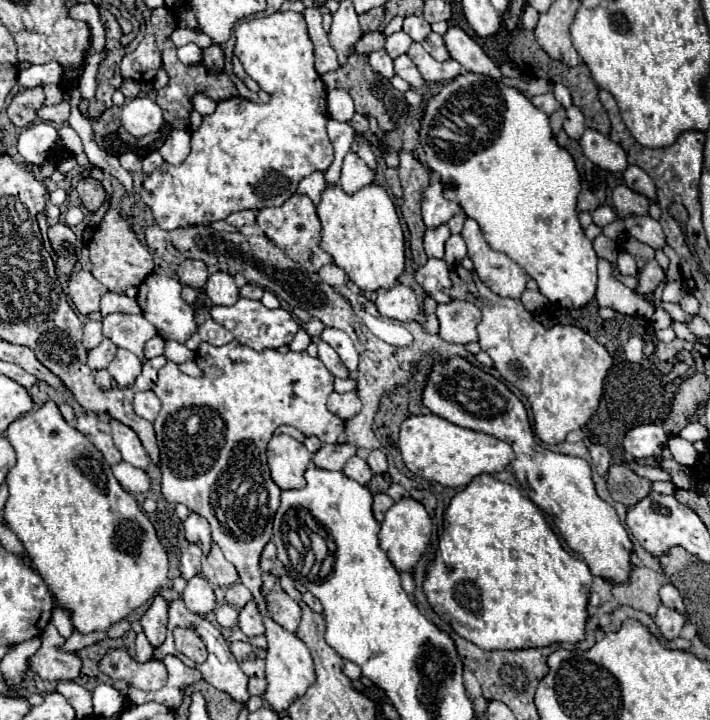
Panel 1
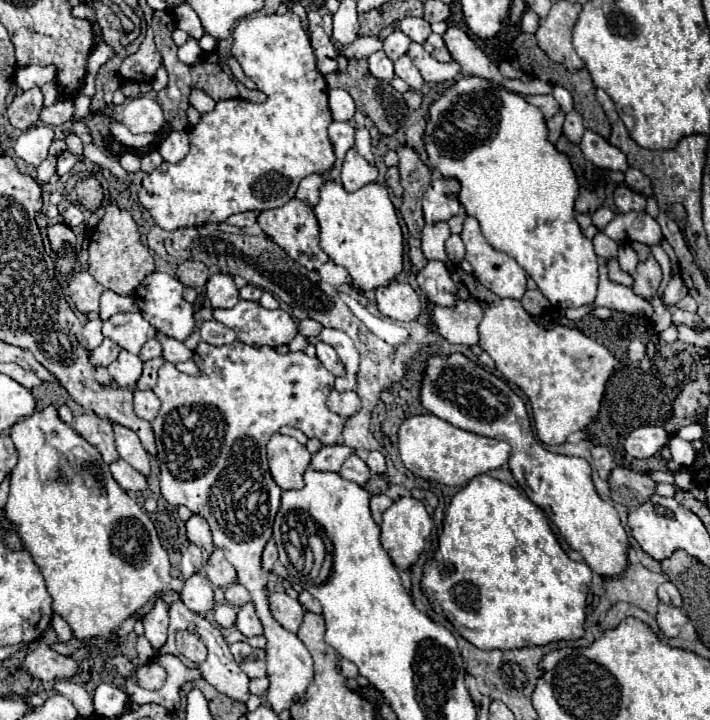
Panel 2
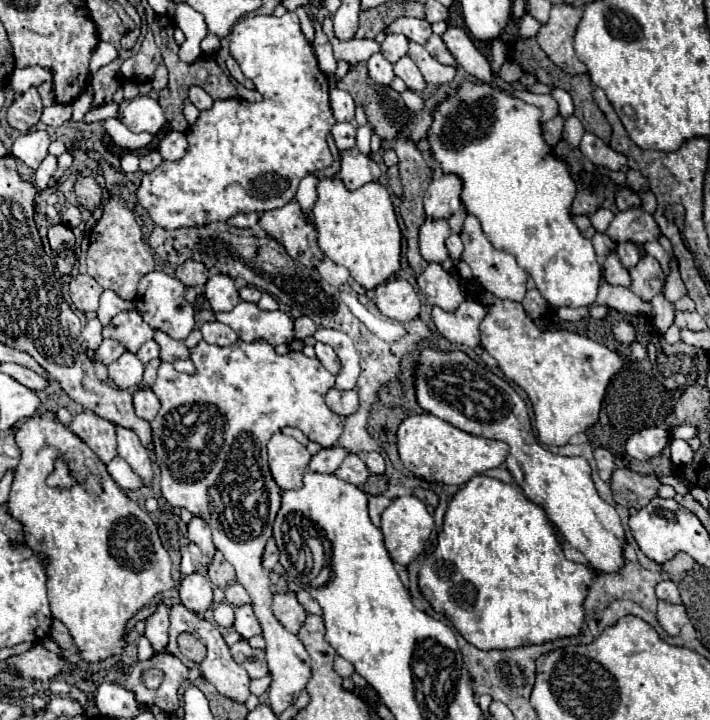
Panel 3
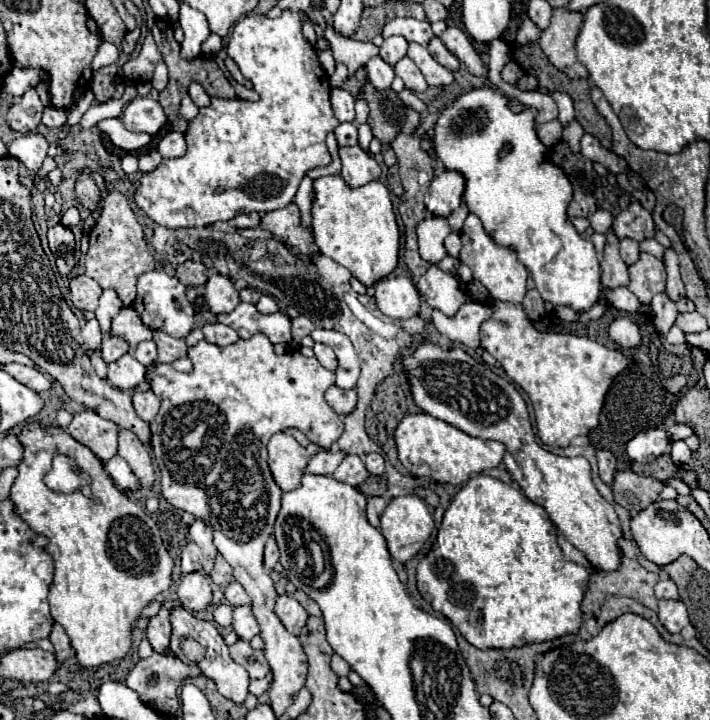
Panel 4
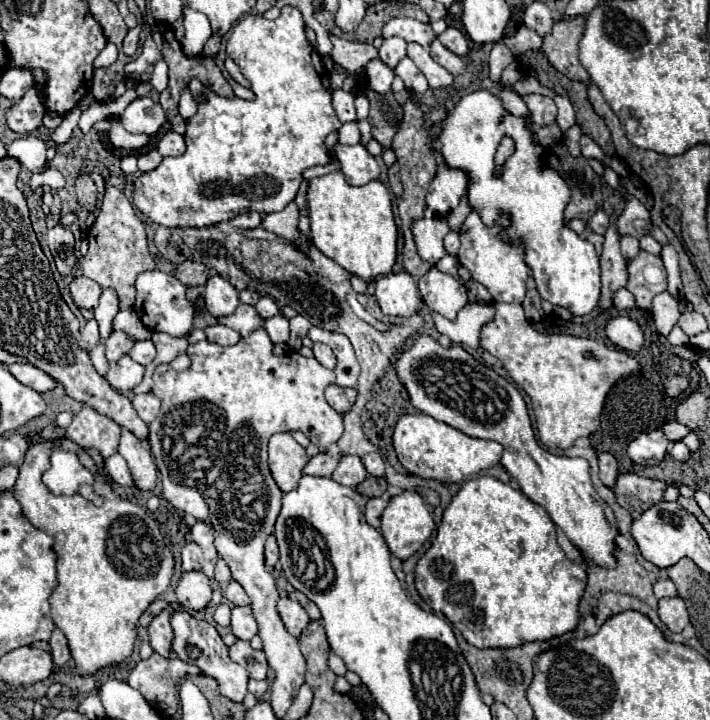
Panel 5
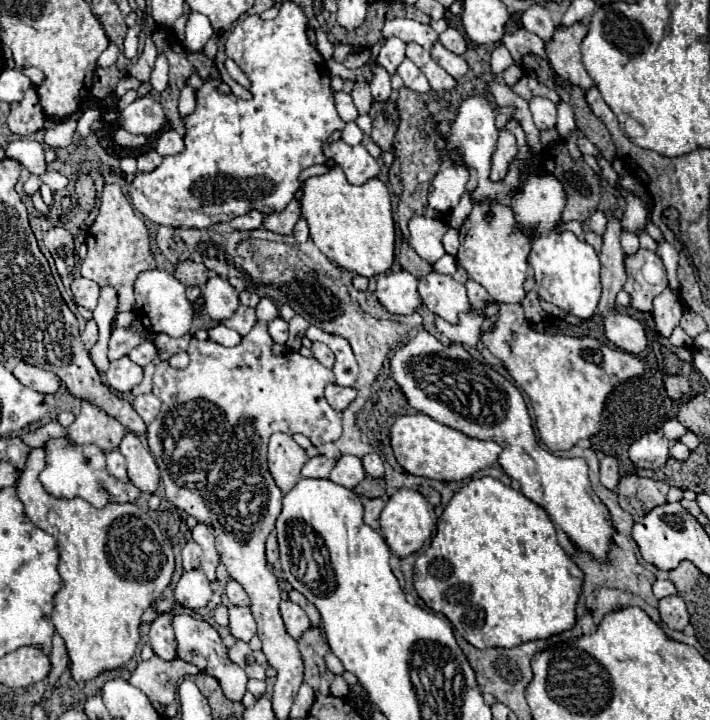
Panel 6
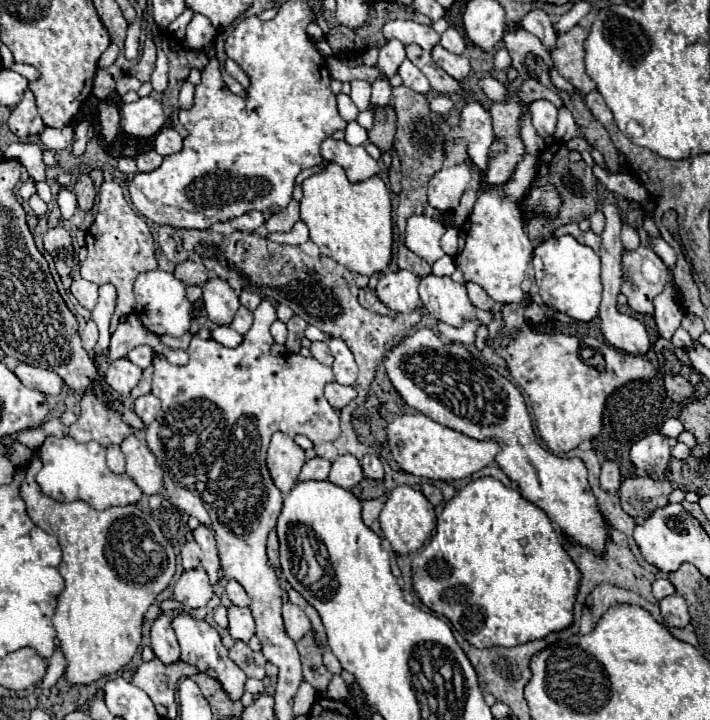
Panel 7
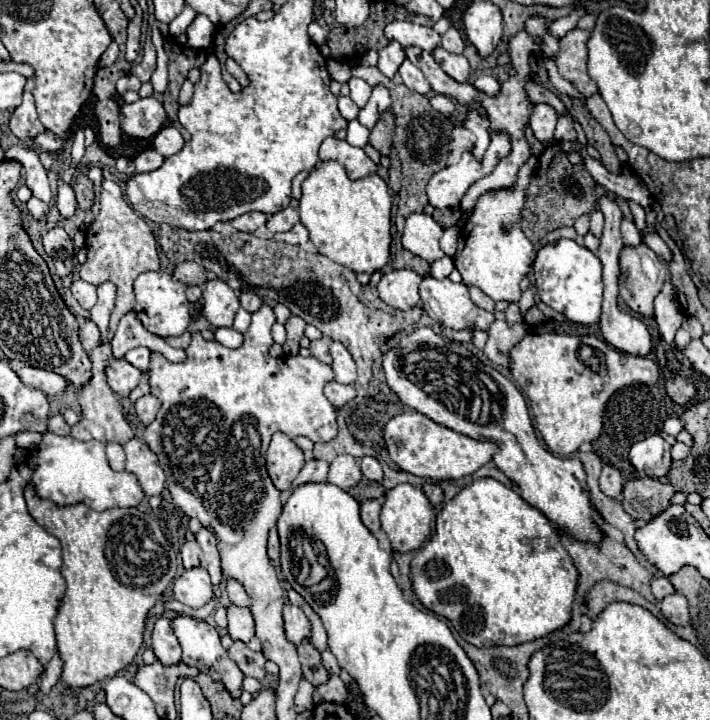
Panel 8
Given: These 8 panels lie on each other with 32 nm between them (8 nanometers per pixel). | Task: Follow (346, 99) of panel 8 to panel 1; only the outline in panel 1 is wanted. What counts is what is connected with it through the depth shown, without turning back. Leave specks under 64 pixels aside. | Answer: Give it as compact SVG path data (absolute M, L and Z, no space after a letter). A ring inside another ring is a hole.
M330 90L326 96L328 112L338 122L350 122L354 116L354 102L344 90Z

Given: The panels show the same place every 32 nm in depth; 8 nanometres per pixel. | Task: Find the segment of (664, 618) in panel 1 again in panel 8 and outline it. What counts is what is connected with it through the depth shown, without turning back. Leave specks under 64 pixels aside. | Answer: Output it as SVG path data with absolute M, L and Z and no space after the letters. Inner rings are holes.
M670 594L662 600L662 616L676 626L686 626L690 624L690 614L688 614L688 600L682 594Z

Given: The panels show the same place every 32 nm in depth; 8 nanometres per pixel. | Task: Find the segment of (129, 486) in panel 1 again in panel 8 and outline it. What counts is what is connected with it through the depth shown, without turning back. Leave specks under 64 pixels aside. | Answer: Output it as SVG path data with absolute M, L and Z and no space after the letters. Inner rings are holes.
M110 442L108 448L106 448L106 454L108 454L108 460L112 464L112 468L116 470L122 470L124 464L126 464L126 454L124 454L124 448L116 442Z

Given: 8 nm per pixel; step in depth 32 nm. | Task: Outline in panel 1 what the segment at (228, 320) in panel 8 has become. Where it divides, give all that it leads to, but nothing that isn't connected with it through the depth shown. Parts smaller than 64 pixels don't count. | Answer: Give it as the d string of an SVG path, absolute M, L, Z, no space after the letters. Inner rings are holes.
M216 272L206 282L206 294L214 306L232 306L240 298L234 278L228 272Z

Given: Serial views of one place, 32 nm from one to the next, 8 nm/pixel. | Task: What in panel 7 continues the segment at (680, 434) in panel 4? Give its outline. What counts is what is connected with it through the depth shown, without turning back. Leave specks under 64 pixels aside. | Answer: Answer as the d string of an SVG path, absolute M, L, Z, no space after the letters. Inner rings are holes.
M668 418L664 422L664 426L662 426L662 434L664 436L672 436L672 438L676 438L682 430L684 430L684 426L682 426L682 422L678 418Z

